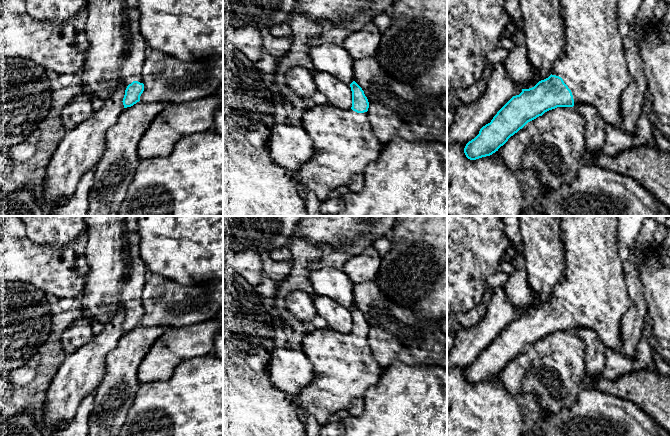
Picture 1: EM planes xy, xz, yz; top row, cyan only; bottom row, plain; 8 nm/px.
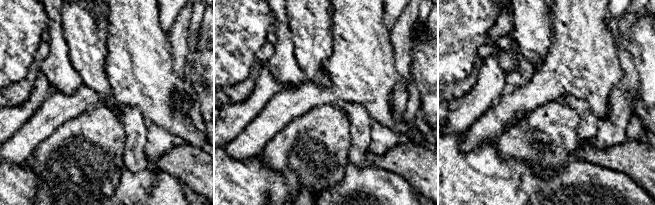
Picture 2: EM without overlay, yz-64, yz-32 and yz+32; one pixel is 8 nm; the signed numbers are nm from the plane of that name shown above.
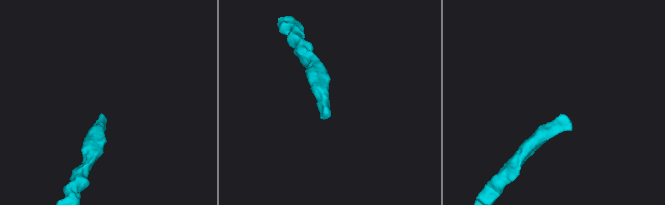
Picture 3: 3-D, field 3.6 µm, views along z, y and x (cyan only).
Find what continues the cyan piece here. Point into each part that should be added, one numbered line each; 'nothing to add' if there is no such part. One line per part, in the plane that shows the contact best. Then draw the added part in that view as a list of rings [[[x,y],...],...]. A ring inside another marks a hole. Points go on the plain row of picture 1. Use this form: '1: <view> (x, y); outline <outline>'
1: yz (594, 291); outline [[[562,216],[561,231],[565,268],[563,280],[552,292],[571,314],[574,328],[594,330],[610,349],[622,351],[620,322],[633,305],[628,295],[626,274],[618,254],[617,216]]]

